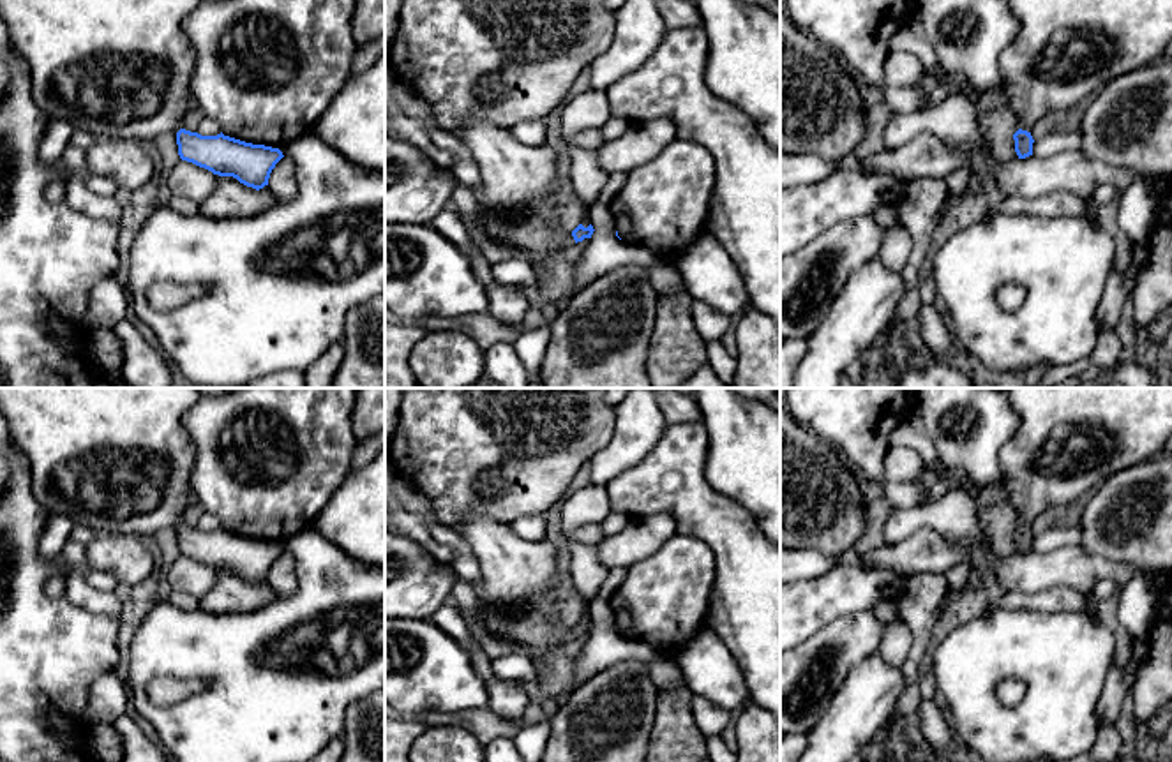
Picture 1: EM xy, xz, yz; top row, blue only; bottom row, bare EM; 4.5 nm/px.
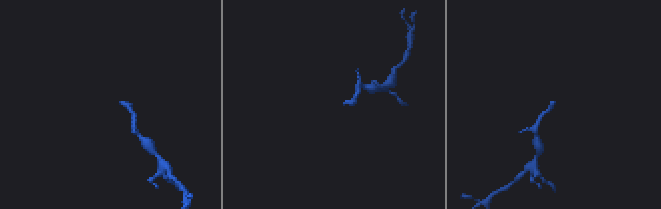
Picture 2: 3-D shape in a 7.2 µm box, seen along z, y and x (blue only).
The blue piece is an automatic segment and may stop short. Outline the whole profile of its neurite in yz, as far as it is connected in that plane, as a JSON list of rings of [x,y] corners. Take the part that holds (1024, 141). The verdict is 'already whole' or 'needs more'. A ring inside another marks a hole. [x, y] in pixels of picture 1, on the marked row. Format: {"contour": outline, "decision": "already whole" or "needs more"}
{"contour": [[[1008,0],[1020,30],[999,58],[999,92],[1008,99],[1018,131],[1018,159],[1033,155],[1031,131],[1047,113],[1068,118],[1084,99],[1121,74],[1163,58],[1172,41],[1172,0]]], "decision": "needs more"}

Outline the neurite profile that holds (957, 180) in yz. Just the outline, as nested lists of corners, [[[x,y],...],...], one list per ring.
[[[955,169],[944,176],[950,194],[964,196],[969,185],[971,169]]]

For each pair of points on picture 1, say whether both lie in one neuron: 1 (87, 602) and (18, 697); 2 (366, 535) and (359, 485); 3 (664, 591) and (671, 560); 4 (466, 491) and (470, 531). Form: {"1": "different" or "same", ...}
{"1": "different", "2": "same", "3": "same", "4": "different"}

